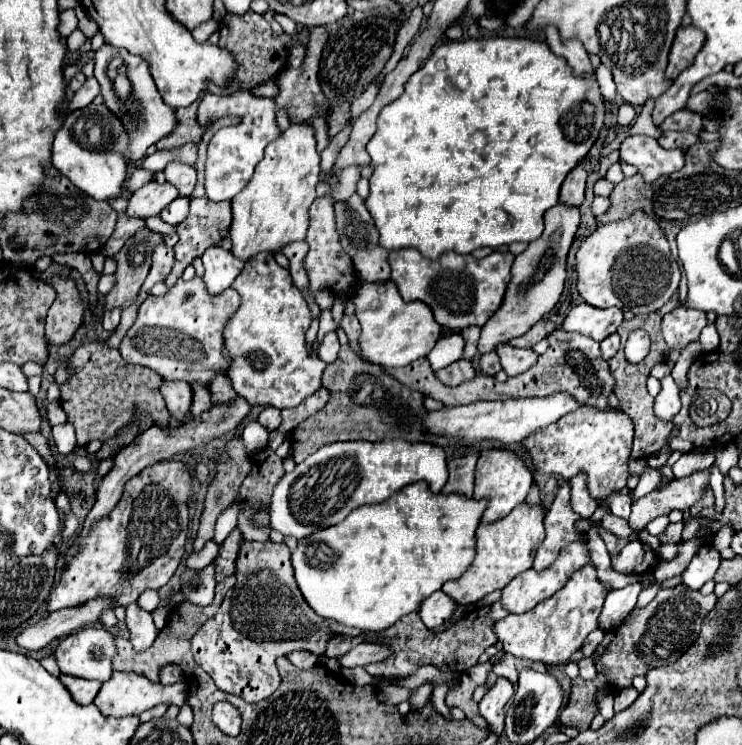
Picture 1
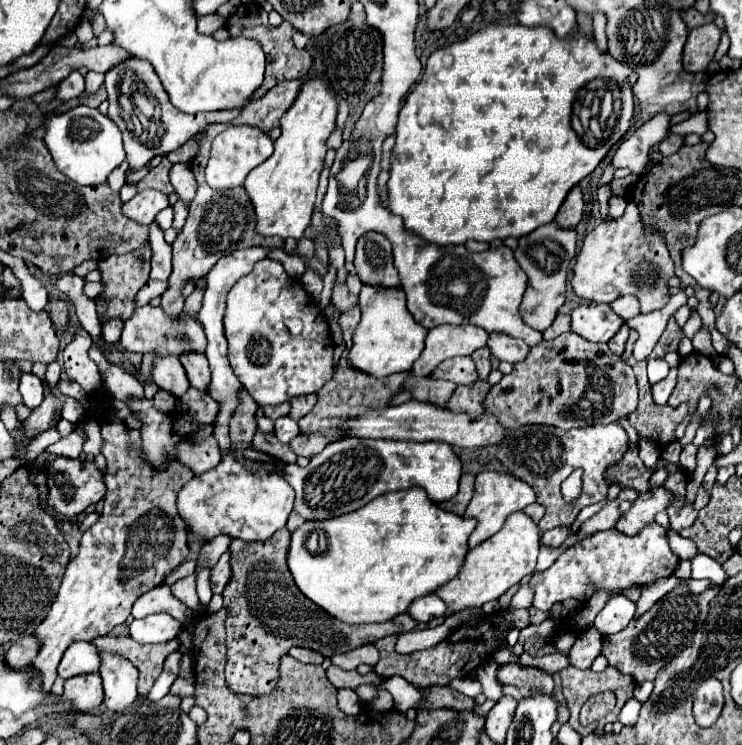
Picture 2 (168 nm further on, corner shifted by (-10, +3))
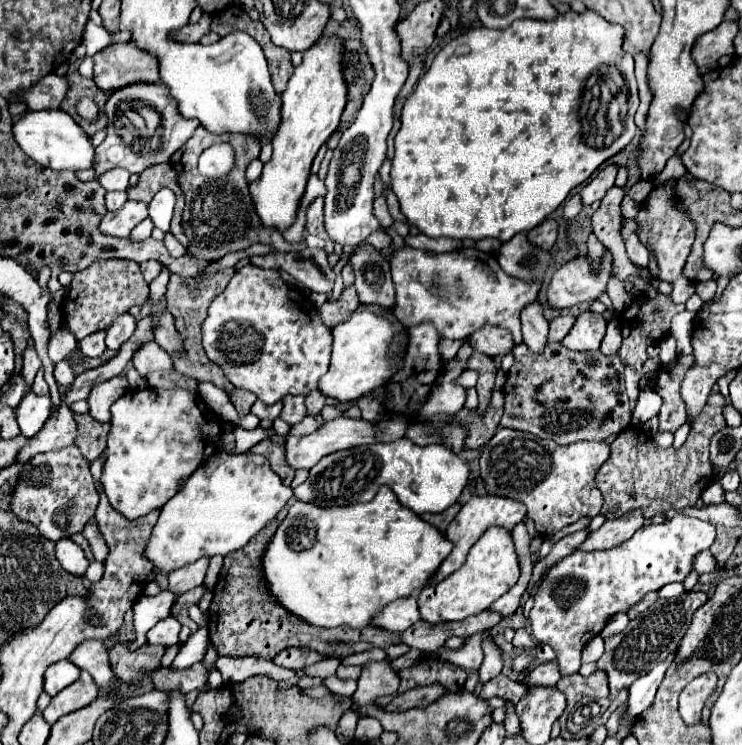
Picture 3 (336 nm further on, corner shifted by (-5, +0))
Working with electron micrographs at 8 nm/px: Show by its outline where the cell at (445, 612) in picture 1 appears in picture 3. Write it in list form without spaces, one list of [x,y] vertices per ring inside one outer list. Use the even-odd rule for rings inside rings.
[[[410,595],[386,605],[382,613],[372,621],[372,625],[386,627],[388,631],[406,631],[420,619],[416,597]]]

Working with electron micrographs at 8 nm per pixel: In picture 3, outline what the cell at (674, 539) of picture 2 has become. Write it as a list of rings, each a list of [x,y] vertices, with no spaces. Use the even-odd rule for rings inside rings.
[[[700,551],[696,557],[694,557],[694,563],[692,563],[692,571],[696,573],[710,573],[718,569],[716,563],[714,563],[714,557],[710,555],[710,551]]]

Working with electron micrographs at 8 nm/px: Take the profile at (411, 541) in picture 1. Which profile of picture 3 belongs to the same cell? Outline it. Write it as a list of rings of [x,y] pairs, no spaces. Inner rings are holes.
[[[380,487],[372,501],[350,507],[324,509],[294,503],[270,541],[270,547],[266,547],[264,567],[270,591],[274,591],[276,599],[288,611],[318,627],[348,625],[350,629],[362,629],[388,603],[426,587],[452,549],[454,543],[440,529],[420,519],[412,509],[402,507],[390,487]]]

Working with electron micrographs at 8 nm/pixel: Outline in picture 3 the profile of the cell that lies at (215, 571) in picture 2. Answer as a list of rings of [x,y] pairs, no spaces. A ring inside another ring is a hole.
[[[198,585],[198,587],[194,587],[190,593],[184,593],[184,595],[176,597],[176,601],[174,601],[174,605],[172,605],[172,617],[176,617],[182,625],[188,625],[192,633],[198,629],[198,623],[194,623],[194,621],[190,619],[188,609],[190,609],[190,605],[196,605],[206,591],[210,591],[206,585]]]

